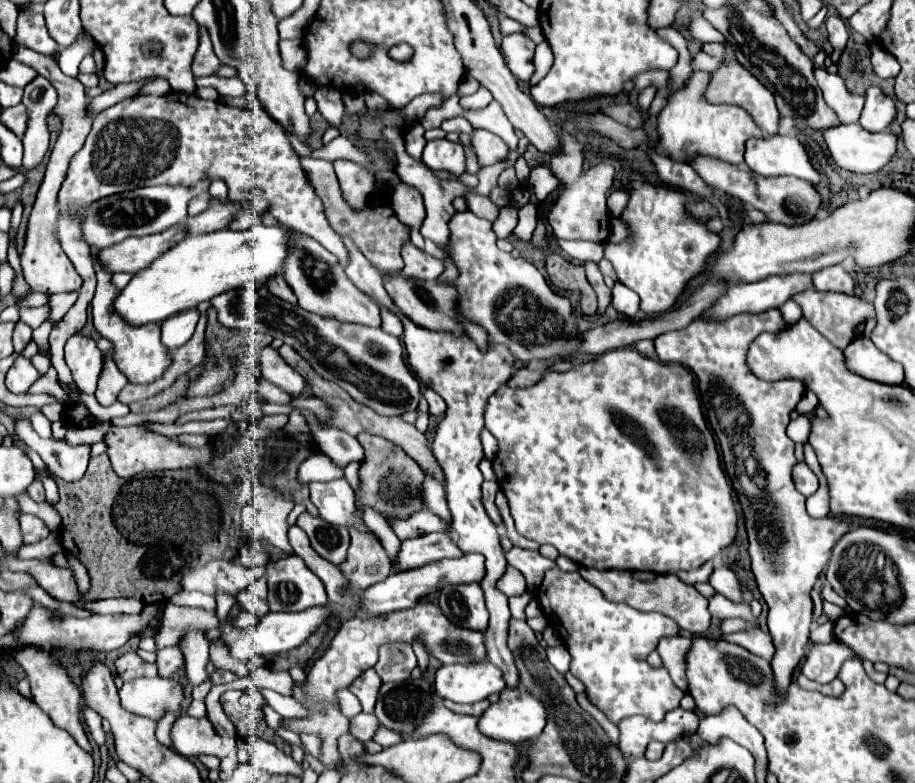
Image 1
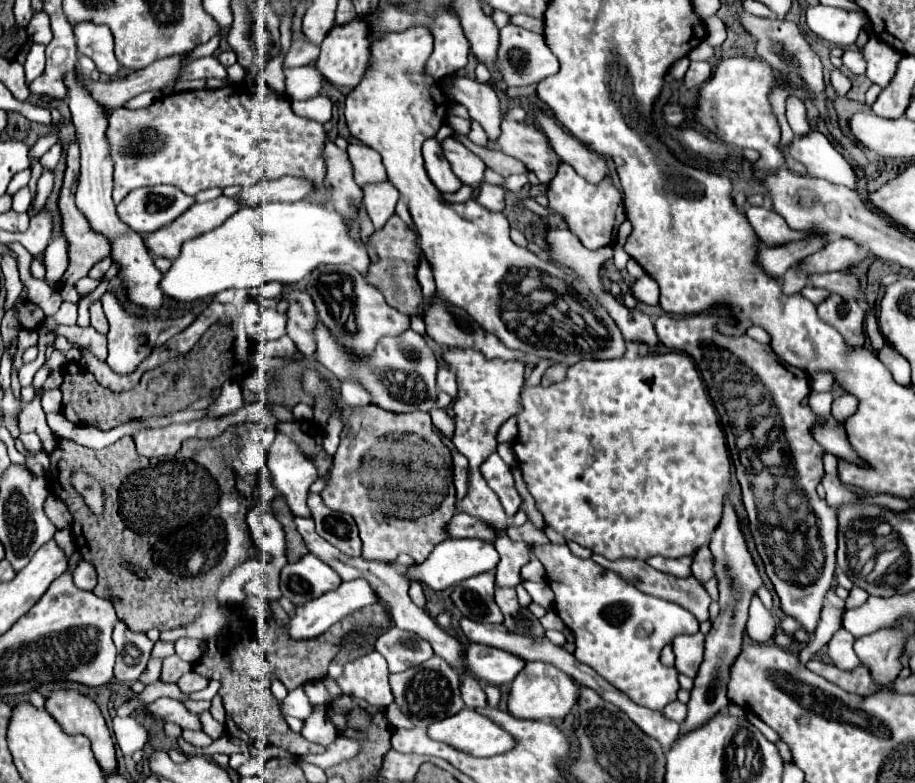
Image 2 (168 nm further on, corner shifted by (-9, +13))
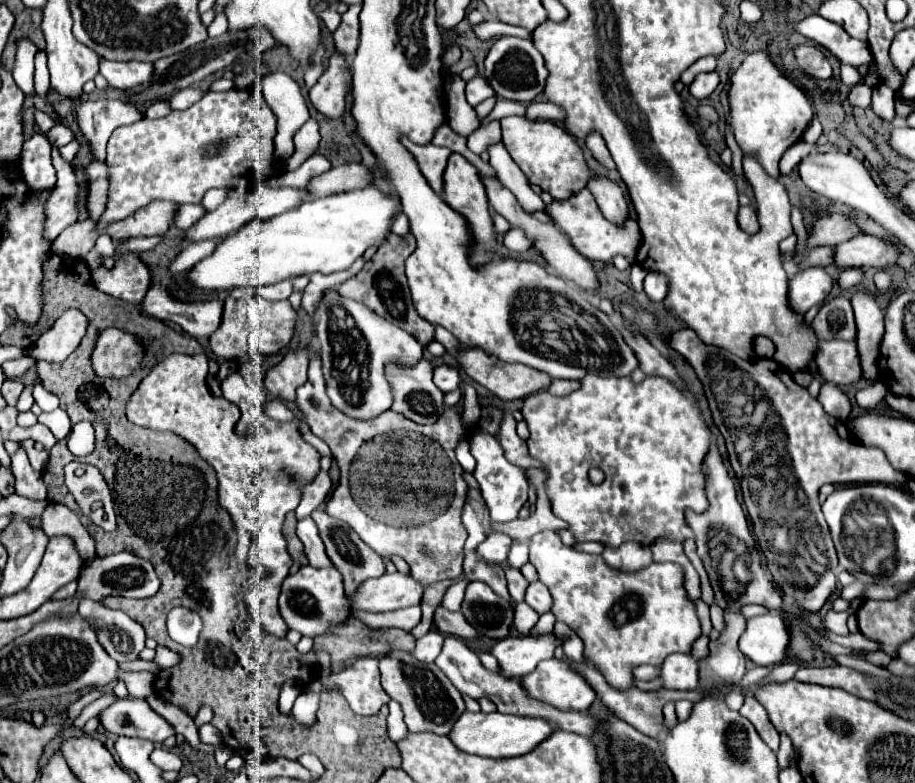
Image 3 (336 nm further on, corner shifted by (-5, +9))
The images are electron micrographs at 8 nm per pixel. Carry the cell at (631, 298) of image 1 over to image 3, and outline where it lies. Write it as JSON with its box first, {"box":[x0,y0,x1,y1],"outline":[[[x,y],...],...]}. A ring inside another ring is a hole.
{"box":[643,273,667,303],"outline":[[[647,273],[645,281],[643,281],[643,287],[645,287],[645,293],[647,297],[657,303],[657,301],[663,301],[665,295],[667,295],[667,279],[659,273]]]}

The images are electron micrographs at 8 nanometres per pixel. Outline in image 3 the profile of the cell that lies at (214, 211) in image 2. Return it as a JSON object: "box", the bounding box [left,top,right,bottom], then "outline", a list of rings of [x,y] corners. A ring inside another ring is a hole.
{"box":[185,185,307,243],"outline":[[[259,185],[255,191],[247,193],[245,197],[239,199],[225,199],[215,211],[205,213],[193,227],[189,227],[185,231],[185,239],[187,243],[195,243],[195,241],[203,241],[203,239],[221,239],[233,231],[237,231],[239,227],[243,227],[245,223],[253,221],[253,219],[271,219],[287,209],[295,209],[295,205],[301,205],[307,199],[307,191],[305,189],[271,189],[265,185]]]}

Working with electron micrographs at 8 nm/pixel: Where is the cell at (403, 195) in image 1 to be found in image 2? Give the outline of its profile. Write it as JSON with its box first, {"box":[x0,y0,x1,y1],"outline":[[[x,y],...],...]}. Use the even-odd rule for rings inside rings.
{"box":[443,185,473,203],"outline":[[[463,185],[457,192],[452,194],[443,194],[443,198],[450,203],[465,202],[472,198],[473,189],[465,188]]]}

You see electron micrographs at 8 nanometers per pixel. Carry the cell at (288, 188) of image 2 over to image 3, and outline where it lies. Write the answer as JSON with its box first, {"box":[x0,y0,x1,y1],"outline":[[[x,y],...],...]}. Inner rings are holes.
{"box":[307,163,373,199],"outline":[[[347,163],[313,177],[307,185],[307,193],[311,199],[315,199],[315,197],[327,197],[335,193],[345,193],[351,189],[361,189],[371,183],[373,179],[361,163]]]}

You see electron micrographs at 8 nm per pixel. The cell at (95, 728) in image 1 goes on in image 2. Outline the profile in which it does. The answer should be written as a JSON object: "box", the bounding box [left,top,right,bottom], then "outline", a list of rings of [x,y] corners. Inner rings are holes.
{"box":[113,717,147,757],"outline":[[[115,717],[113,719],[113,731],[115,731],[115,739],[117,745],[121,747],[121,751],[131,757],[135,751],[143,749],[147,743],[147,729],[133,717]]]}

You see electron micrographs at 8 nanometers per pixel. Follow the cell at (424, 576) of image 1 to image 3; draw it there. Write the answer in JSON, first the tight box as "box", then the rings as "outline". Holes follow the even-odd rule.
{"box":[475,533,513,565],"outline":[[[491,533],[477,549],[475,553],[487,561],[487,563],[495,563],[495,565],[503,565],[507,561],[507,553],[509,553],[509,547],[513,545],[513,541],[507,537],[507,535],[501,535],[501,533]]]}

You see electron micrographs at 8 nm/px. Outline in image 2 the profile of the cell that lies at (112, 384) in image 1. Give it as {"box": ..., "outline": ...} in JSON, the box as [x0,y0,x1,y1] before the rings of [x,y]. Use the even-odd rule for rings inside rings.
{"box":[101,293,195,375],"outline":[[[103,293],[101,295],[101,303],[103,303],[103,311],[107,313],[107,319],[109,319],[109,335],[107,335],[107,341],[109,341],[109,357],[107,357],[107,365],[115,373],[119,373],[119,375],[135,371],[135,367],[143,361],[143,357],[147,357],[151,353],[151,347],[153,345],[163,345],[167,339],[171,339],[175,333],[187,329],[195,321],[195,315],[193,313],[183,315],[179,319],[161,319],[157,315],[139,317],[139,315],[131,313],[117,299],[115,293]],[[141,337],[147,337],[147,343],[141,343],[139,341]]]}

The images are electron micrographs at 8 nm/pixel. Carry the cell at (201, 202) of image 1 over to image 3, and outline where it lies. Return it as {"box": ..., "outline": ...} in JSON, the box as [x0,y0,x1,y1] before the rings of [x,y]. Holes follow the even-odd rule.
{"box":[201,189,227,211],"outline":[[[211,189],[211,191],[207,191],[207,193],[205,193],[205,197],[203,197],[201,205],[203,205],[207,211],[217,209],[217,207],[223,203],[223,199],[225,199],[225,197],[227,197],[227,191],[225,191],[225,189]]]}

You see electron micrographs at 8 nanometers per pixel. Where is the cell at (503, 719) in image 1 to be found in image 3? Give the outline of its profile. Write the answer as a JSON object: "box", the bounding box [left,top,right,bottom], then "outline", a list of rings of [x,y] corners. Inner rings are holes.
{"box":[521,661,595,711],"outline":[[[541,661],[533,673],[521,679],[531,699],[565,711],[585,711],[595,701],[595,691],[565,661]]]}

